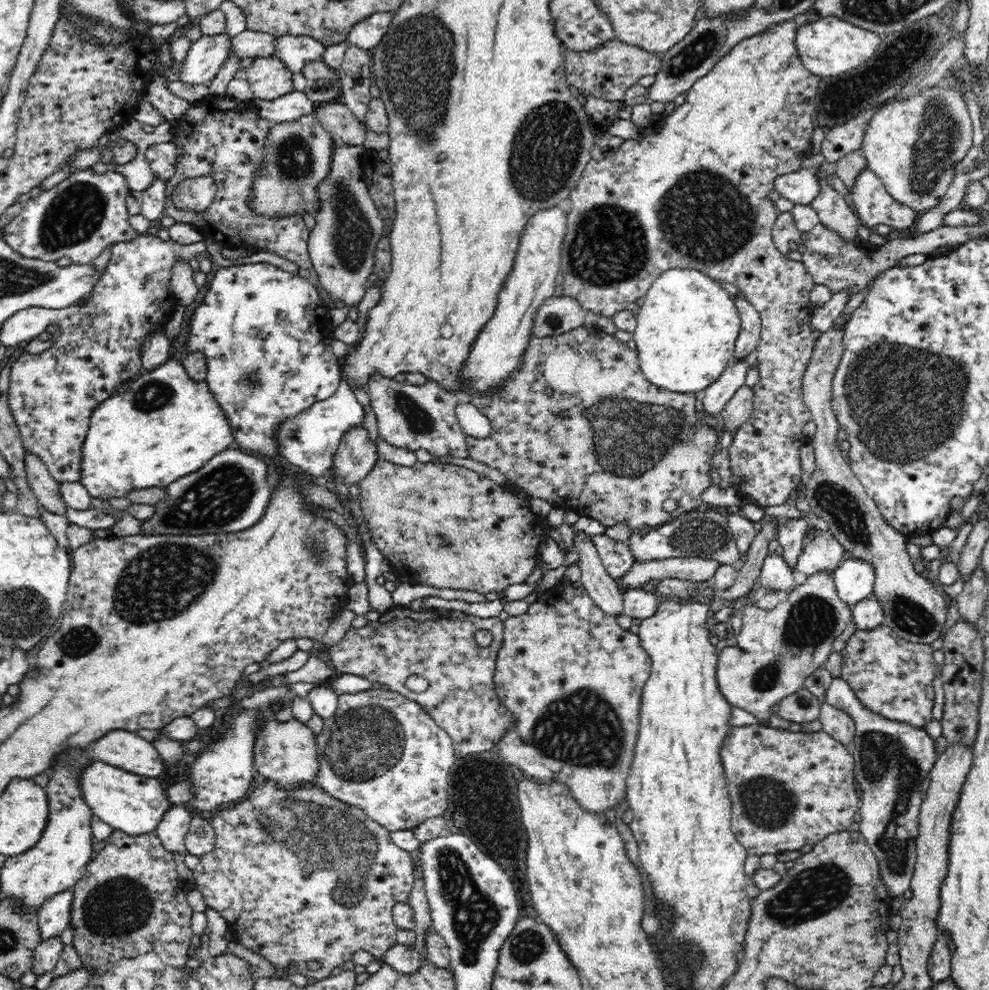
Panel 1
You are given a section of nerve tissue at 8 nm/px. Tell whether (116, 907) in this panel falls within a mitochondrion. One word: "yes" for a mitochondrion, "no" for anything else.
yes

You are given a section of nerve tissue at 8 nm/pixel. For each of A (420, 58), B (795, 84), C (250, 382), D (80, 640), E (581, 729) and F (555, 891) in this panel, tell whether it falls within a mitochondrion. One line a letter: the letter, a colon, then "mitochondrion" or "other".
A: mitochondrion
B: other
C: mitochondrion
D: mitochondrion
E: mitochondrion
F: other

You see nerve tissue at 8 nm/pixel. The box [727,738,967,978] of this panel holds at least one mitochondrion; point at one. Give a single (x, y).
(820, 890)

